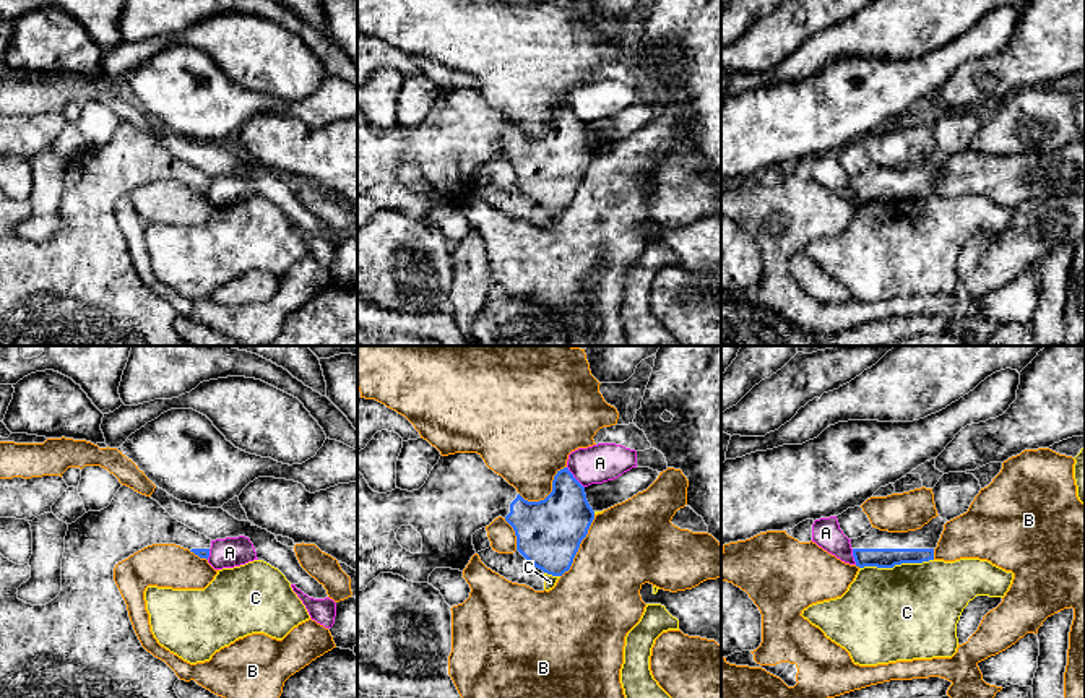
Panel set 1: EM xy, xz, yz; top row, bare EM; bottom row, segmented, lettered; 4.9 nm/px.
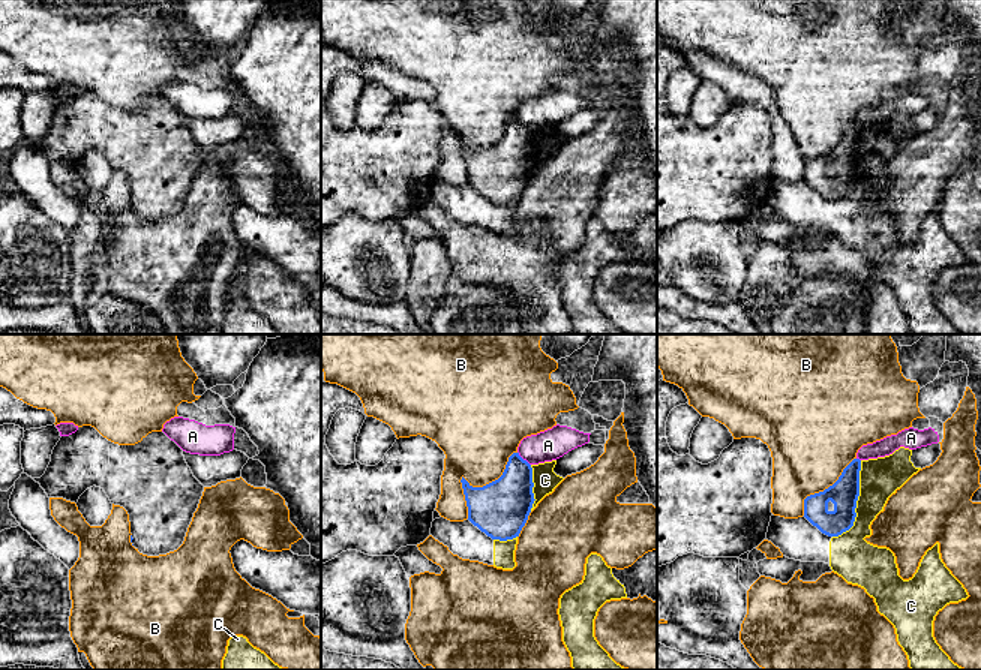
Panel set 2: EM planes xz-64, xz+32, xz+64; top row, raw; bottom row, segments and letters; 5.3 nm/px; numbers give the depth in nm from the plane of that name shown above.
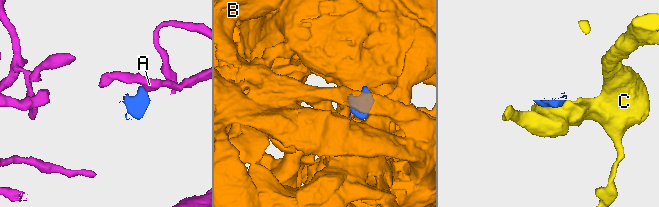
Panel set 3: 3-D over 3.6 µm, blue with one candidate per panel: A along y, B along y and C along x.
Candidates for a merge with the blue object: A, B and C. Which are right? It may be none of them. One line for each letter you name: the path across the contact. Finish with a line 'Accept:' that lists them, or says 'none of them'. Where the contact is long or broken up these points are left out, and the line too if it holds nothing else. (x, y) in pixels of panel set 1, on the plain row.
Accept: none of them

